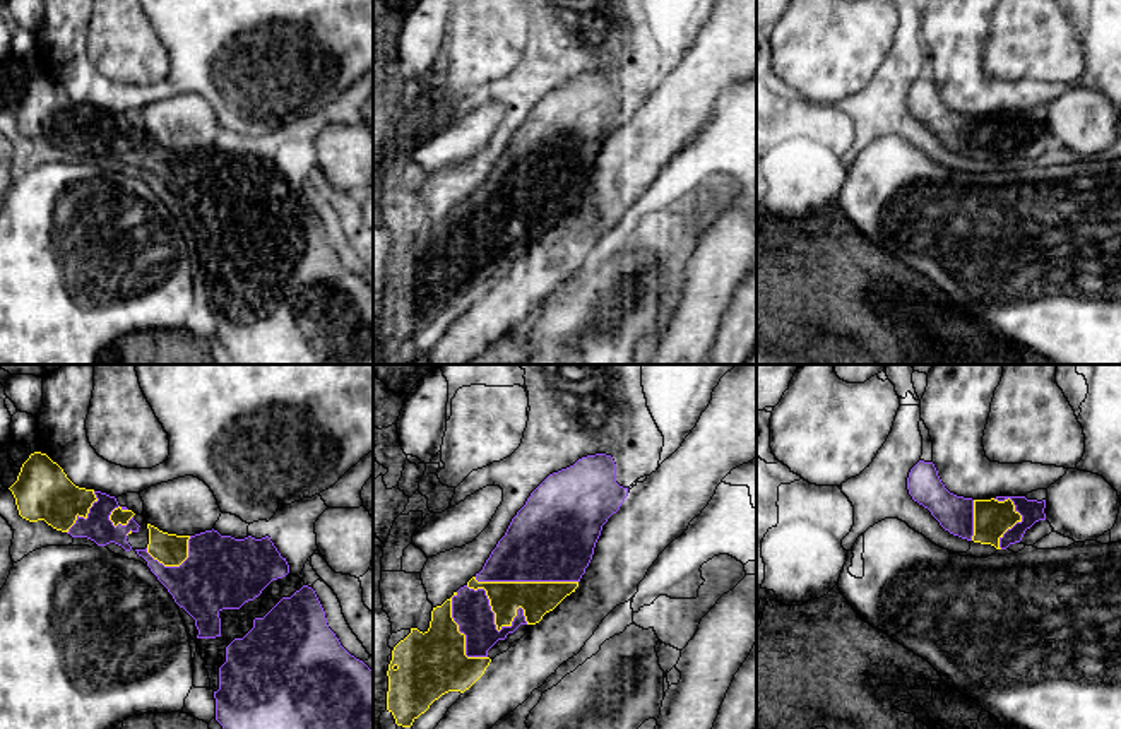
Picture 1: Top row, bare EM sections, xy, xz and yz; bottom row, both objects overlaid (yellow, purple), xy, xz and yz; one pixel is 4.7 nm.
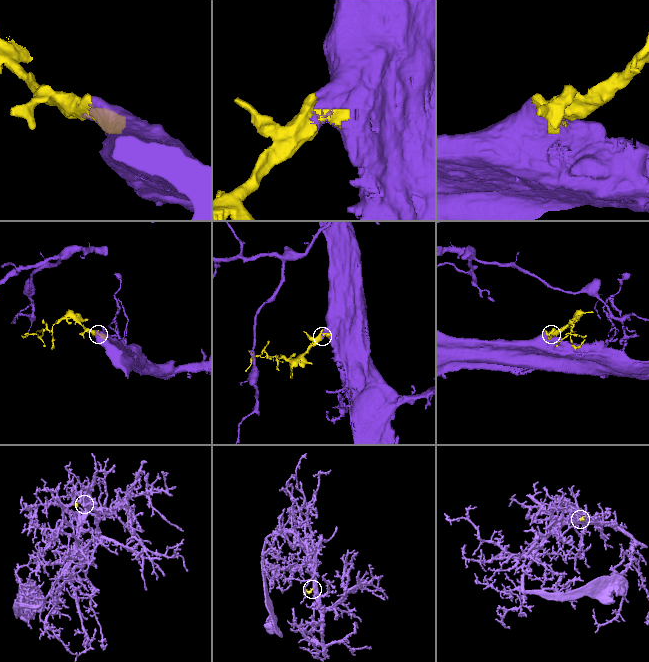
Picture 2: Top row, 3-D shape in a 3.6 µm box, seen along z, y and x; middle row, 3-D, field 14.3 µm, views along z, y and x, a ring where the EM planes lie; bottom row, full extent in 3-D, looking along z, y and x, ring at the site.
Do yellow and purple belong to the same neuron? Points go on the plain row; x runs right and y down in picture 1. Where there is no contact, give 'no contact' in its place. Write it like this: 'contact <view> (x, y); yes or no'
contact xz (495, 240); yes

